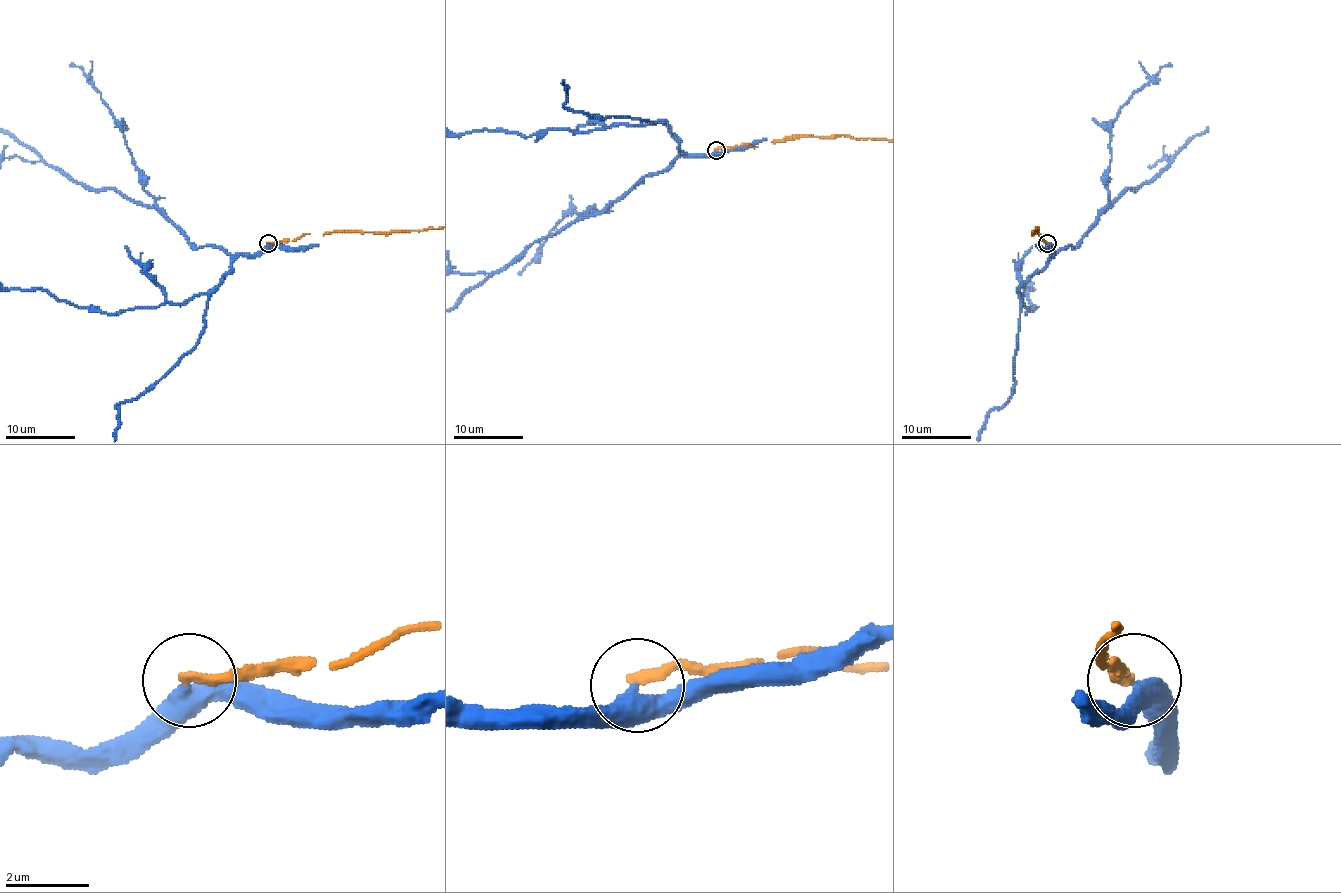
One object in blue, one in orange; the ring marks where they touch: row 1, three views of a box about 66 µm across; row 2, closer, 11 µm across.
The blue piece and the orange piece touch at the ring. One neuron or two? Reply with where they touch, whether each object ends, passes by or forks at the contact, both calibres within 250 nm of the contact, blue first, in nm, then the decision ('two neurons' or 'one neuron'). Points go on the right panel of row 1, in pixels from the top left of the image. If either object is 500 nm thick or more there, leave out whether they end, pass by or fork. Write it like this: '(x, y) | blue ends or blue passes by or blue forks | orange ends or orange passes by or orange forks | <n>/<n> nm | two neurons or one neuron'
(1047, 243) | blue passes by | orange ends | 420/240 nm | two neurons

